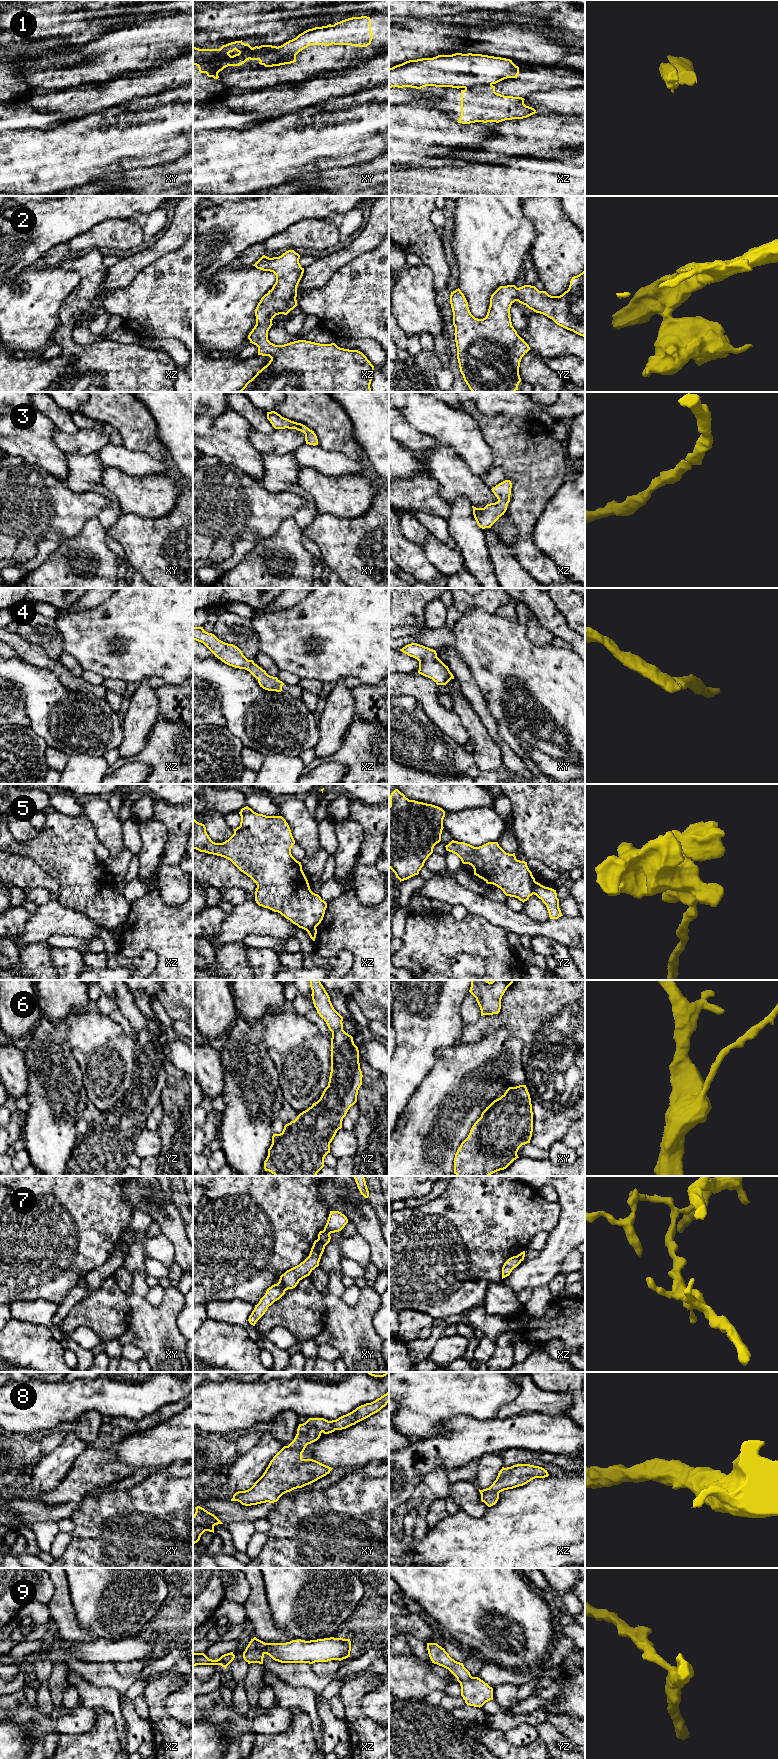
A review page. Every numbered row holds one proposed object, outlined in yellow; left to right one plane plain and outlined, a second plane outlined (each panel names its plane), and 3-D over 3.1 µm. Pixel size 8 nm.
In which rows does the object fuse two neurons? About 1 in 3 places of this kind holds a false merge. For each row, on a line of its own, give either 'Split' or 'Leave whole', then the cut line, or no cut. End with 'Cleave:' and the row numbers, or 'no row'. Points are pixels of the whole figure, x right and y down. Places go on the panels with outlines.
1: Split. Split along xz (491, 84), (477, 84), (465, 89)
2: Leave whole. No split
3: Leave whole. No split
4: Leave whole. No split
5: Split. Split along yz (536, 882), (533, 893)
6: Leave whole. No split
7: Split. Split along xy (318, 1238), (325, 1245)
8: Leave whole. No split
9: Split. Split along yz (471, 1676), (459, 1682)
Cleave: 1, 5, 7, 9

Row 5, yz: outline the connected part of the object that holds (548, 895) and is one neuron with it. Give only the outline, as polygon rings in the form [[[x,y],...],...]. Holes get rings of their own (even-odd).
[[[536,882],[534,885],[534,895],[546,905],[550,919],[558,919],[563,916],[559,908],[559,899],[557,898],[556,890]]]

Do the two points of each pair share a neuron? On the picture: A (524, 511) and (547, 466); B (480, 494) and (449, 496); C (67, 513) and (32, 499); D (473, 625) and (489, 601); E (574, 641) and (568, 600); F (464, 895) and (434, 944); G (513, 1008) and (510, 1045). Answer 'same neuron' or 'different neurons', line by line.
A: same neuron
B: same neuron
C: same neuron
D: different neurons
E: different neurons
F: different neurons
G: different neurons

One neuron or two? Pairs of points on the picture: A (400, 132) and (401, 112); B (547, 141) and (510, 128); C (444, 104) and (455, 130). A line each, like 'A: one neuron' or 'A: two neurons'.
A: one neuron
B: one neuron
C: two neurons

